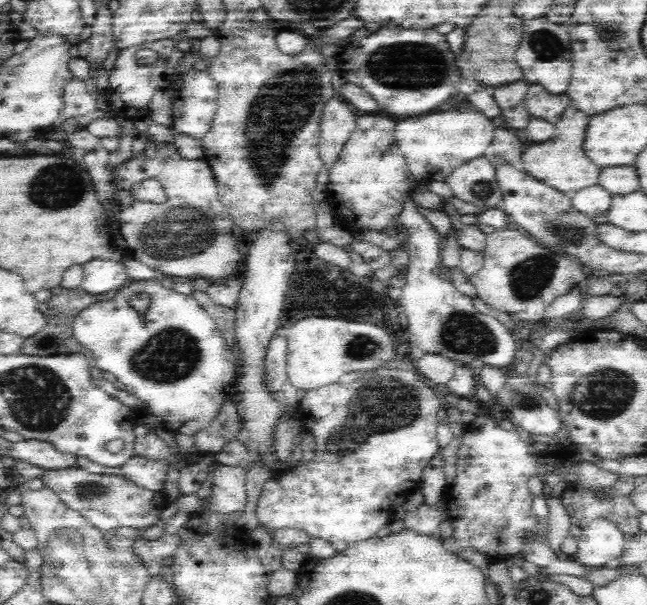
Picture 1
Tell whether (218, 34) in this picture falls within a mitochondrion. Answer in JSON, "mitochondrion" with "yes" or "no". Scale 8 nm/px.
{"mitochondrion":"no"}

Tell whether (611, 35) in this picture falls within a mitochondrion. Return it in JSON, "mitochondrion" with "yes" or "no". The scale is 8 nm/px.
{"mitochondrion":"yes"}

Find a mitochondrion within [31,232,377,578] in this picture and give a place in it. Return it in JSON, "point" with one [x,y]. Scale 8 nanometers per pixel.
{"point":[166,357]}

